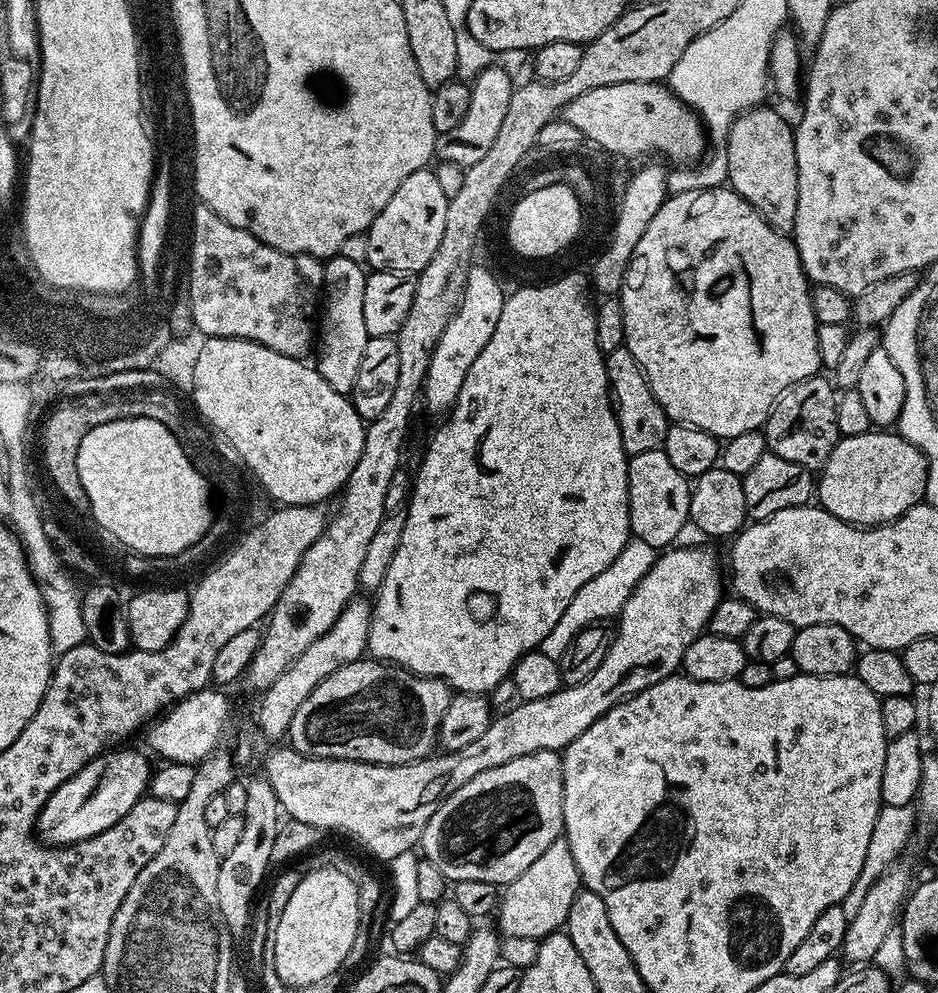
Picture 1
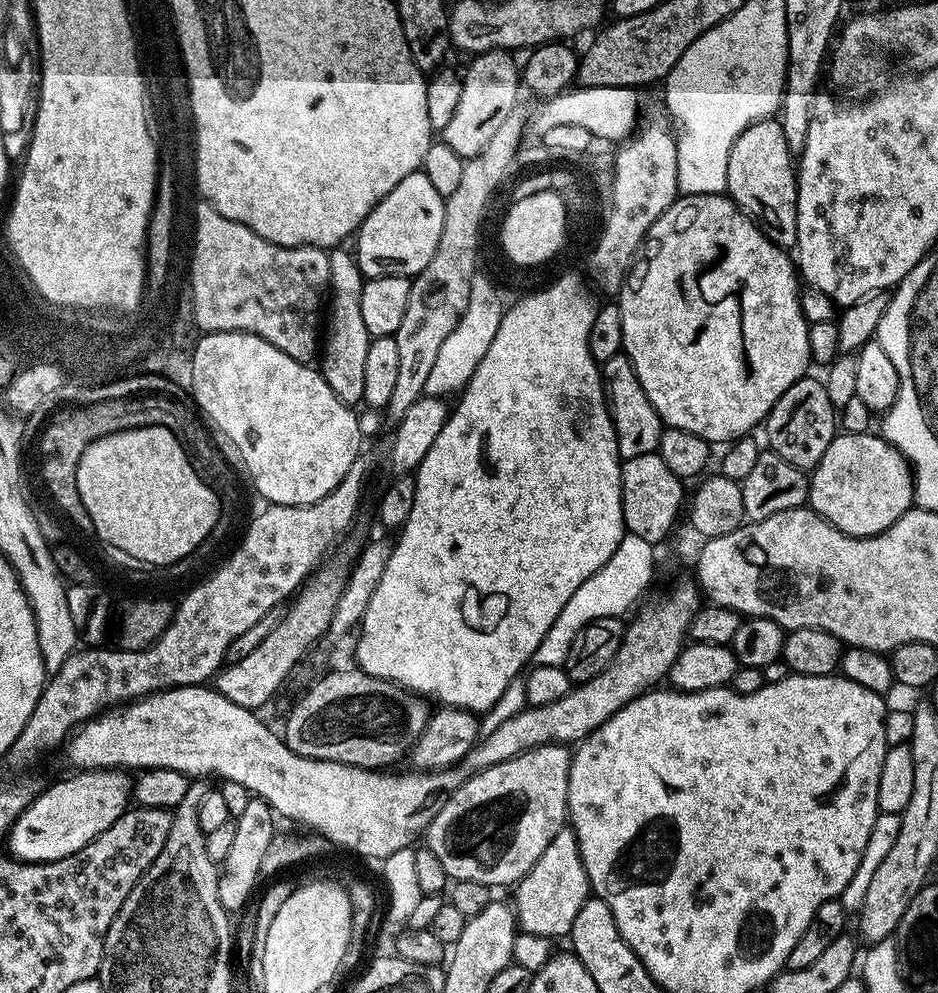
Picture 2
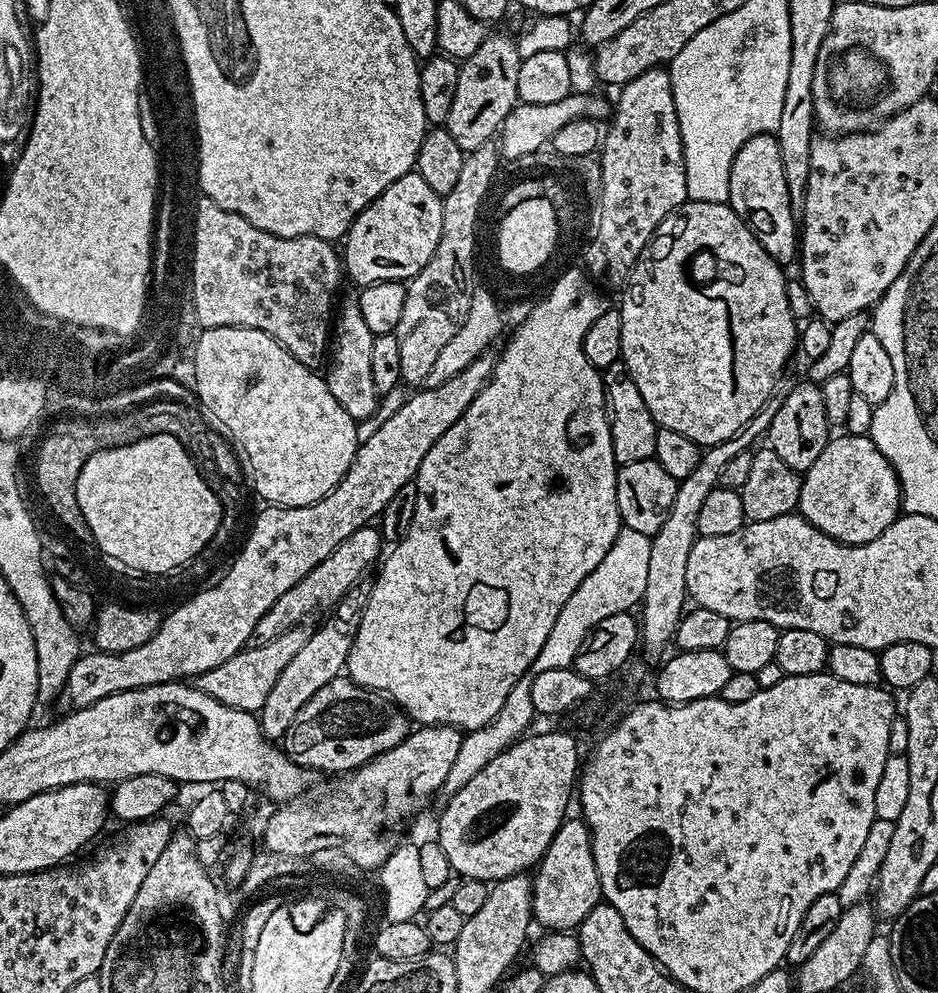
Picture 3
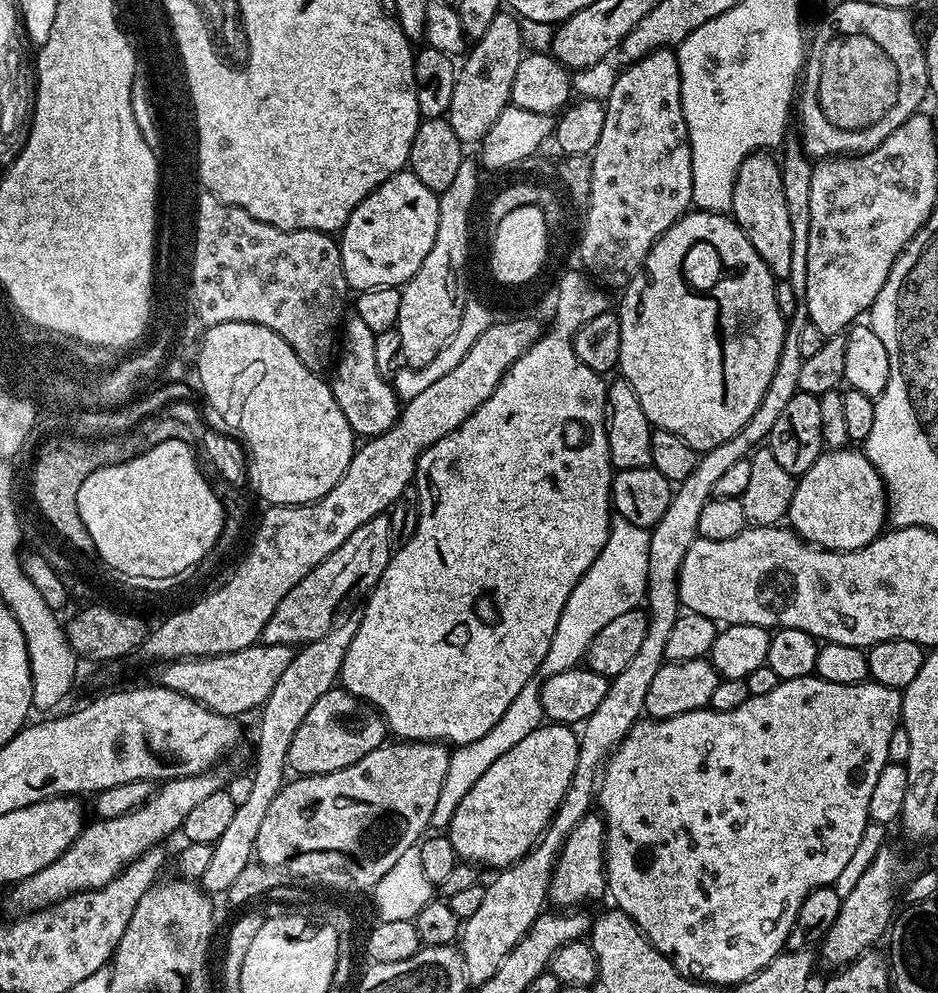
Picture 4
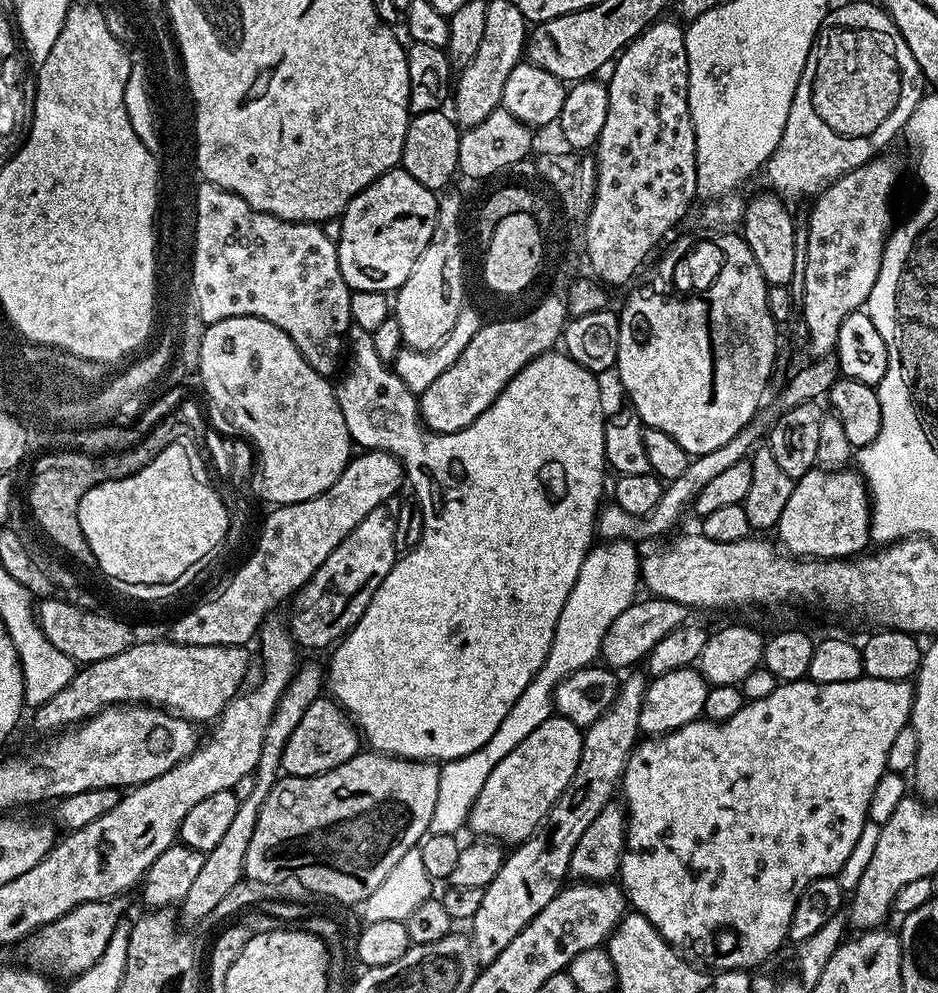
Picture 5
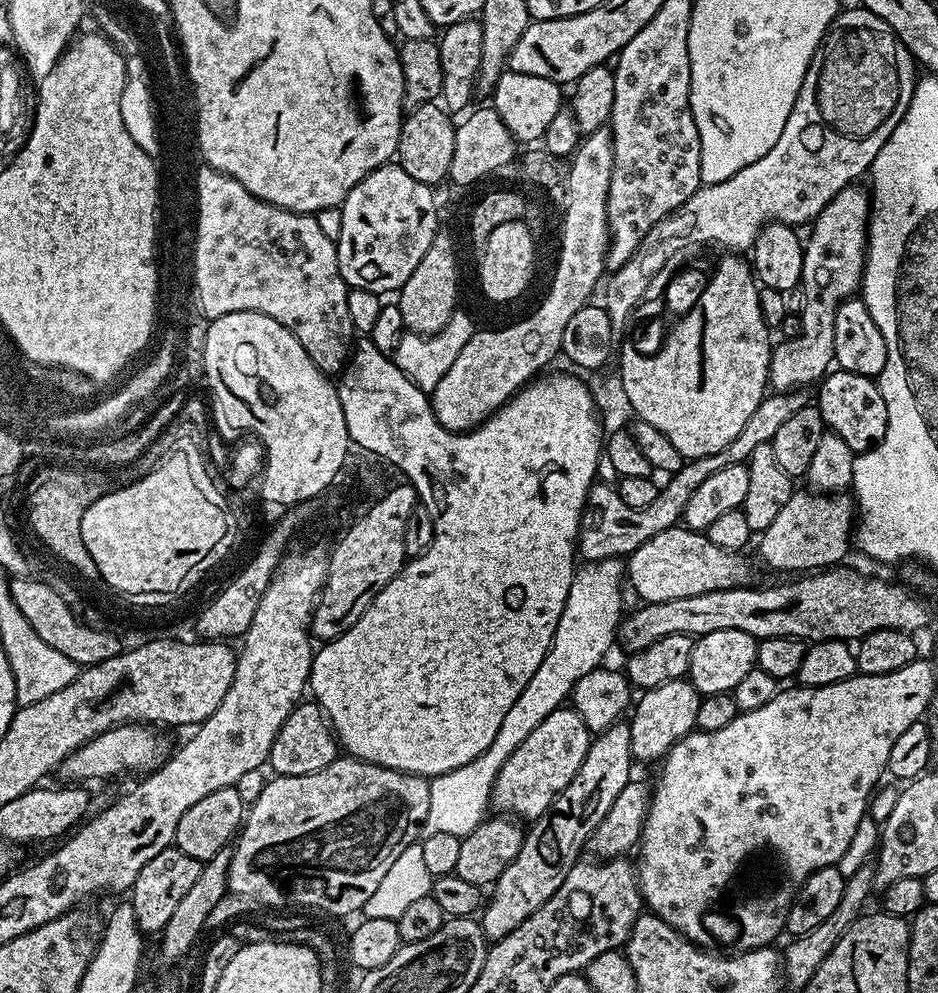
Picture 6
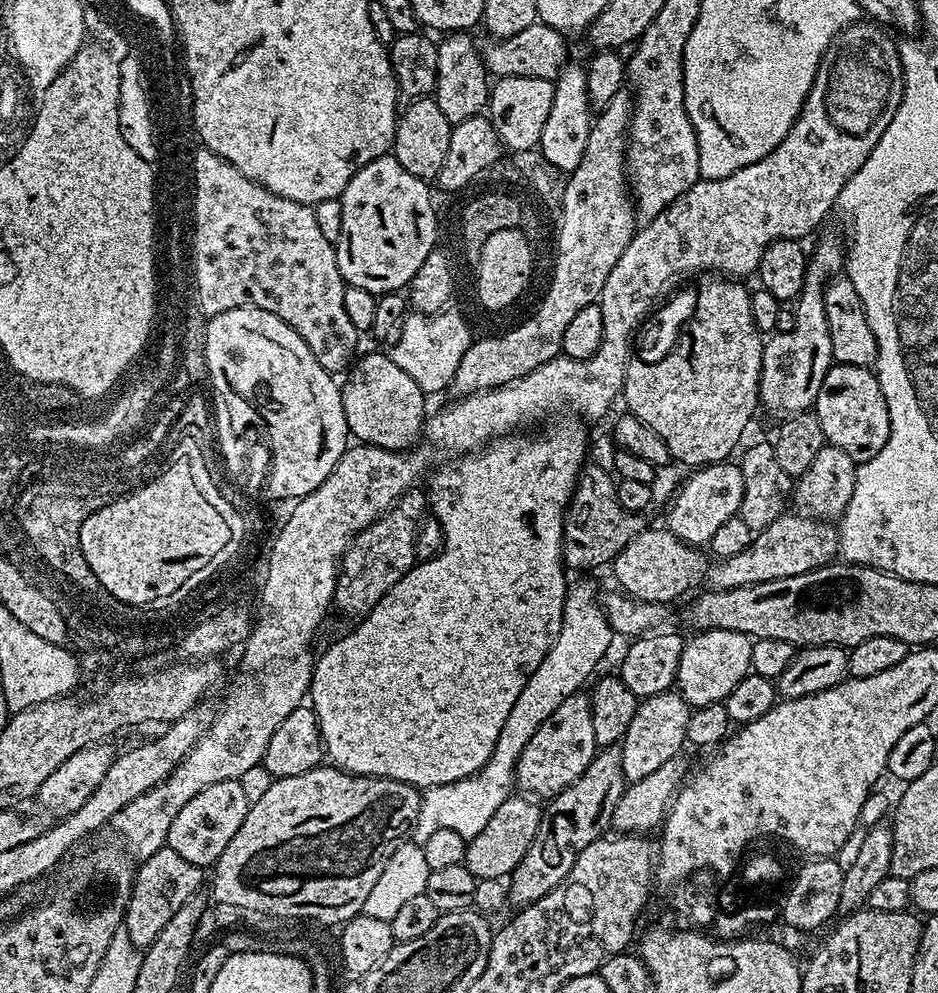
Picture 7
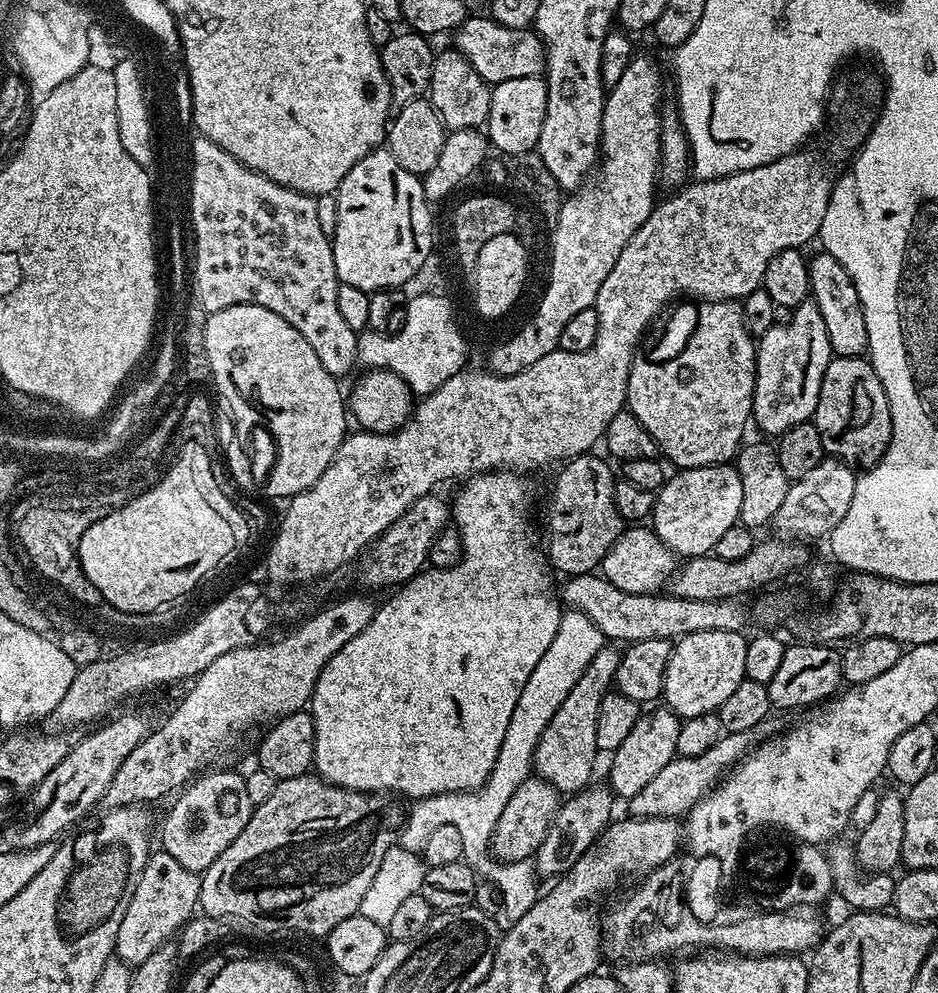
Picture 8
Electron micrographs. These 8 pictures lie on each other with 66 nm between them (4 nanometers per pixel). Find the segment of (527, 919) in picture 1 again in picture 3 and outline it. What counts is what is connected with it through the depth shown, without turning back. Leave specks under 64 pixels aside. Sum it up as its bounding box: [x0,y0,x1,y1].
[532,819,601,932]

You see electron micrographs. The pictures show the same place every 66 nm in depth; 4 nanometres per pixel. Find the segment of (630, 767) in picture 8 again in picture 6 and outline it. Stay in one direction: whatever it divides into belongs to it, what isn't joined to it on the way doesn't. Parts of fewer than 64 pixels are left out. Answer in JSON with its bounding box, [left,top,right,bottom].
[628,678,702,762]

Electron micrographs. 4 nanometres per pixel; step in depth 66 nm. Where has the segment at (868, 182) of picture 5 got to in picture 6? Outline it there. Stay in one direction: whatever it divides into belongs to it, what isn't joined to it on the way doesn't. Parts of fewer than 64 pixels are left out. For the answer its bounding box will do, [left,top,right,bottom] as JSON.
[768,186,870,392]

